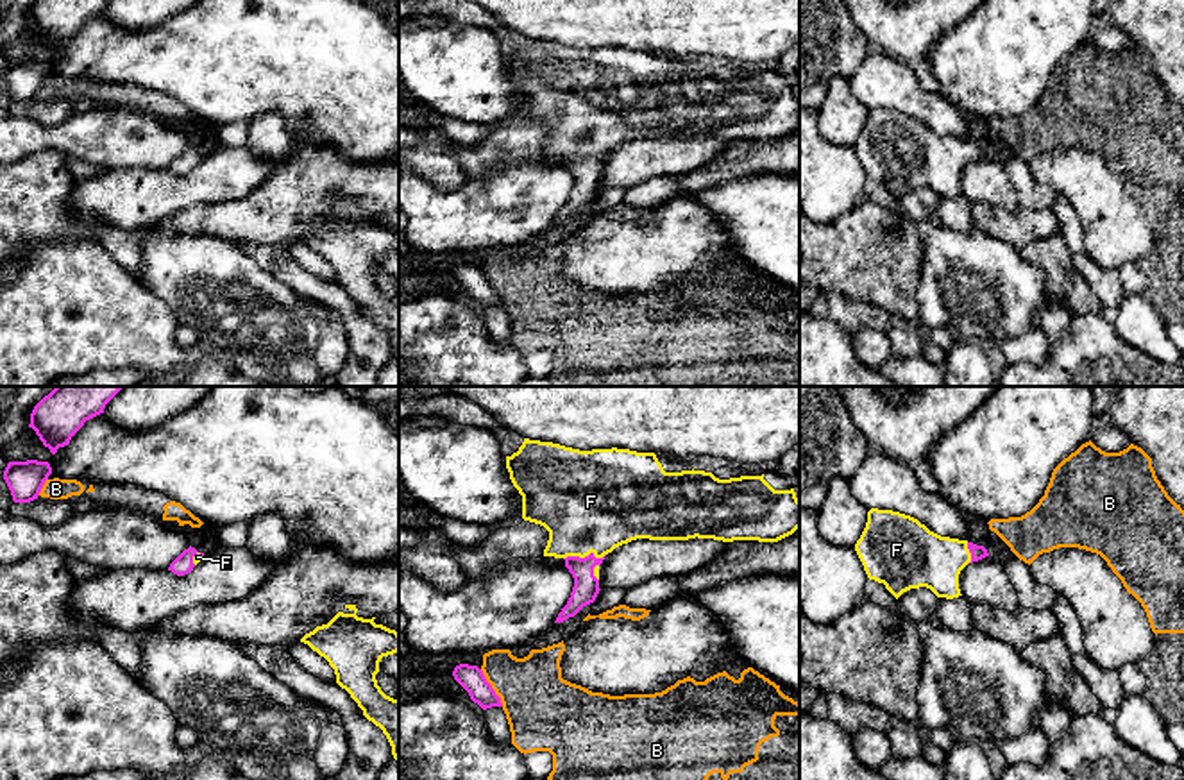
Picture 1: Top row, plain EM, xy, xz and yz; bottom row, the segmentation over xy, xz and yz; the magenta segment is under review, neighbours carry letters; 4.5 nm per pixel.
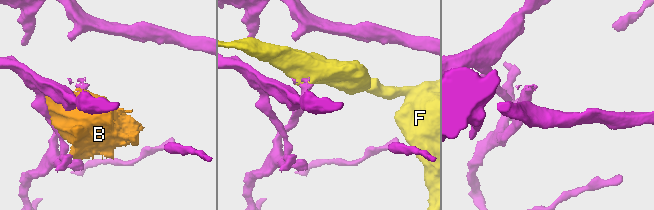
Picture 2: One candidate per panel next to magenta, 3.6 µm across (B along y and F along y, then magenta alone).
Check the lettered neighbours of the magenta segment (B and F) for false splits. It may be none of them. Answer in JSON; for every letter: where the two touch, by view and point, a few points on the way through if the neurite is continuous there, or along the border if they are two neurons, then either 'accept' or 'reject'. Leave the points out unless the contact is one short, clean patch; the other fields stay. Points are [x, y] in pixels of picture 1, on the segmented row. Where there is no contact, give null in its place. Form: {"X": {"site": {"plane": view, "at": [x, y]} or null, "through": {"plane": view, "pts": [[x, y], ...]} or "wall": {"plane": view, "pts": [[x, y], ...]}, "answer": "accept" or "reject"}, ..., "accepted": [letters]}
{"B": {"site": {"plane": "xz", "at": [490, 687]}, "answer": "reject"}, "F": {"site": {"plane": "xz", "at": [585, 557]}, "answer": "reject"}, "accepted": []}

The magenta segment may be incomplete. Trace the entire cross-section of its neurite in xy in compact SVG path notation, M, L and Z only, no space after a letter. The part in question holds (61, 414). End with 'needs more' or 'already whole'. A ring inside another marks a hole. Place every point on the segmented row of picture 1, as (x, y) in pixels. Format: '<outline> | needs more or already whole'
M55 386L30 413L30 424L52 454L70 444L86 420L104 413L123 386Z | already whole

